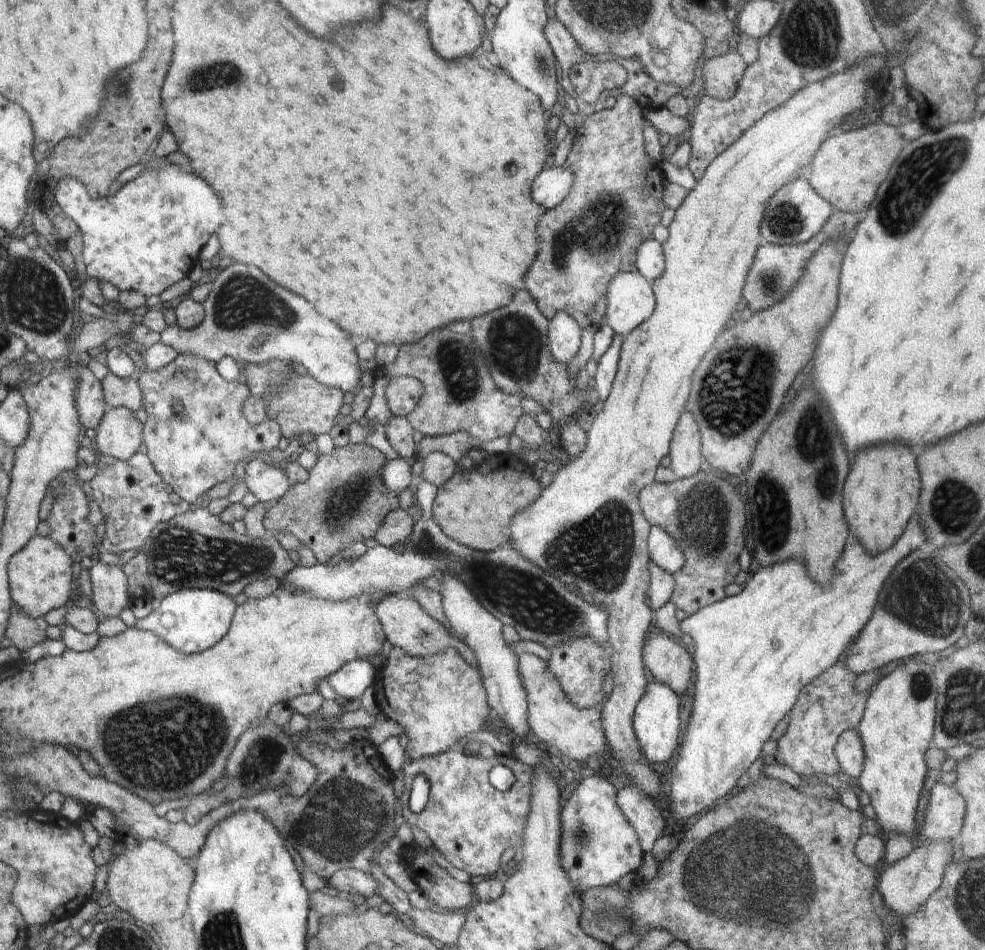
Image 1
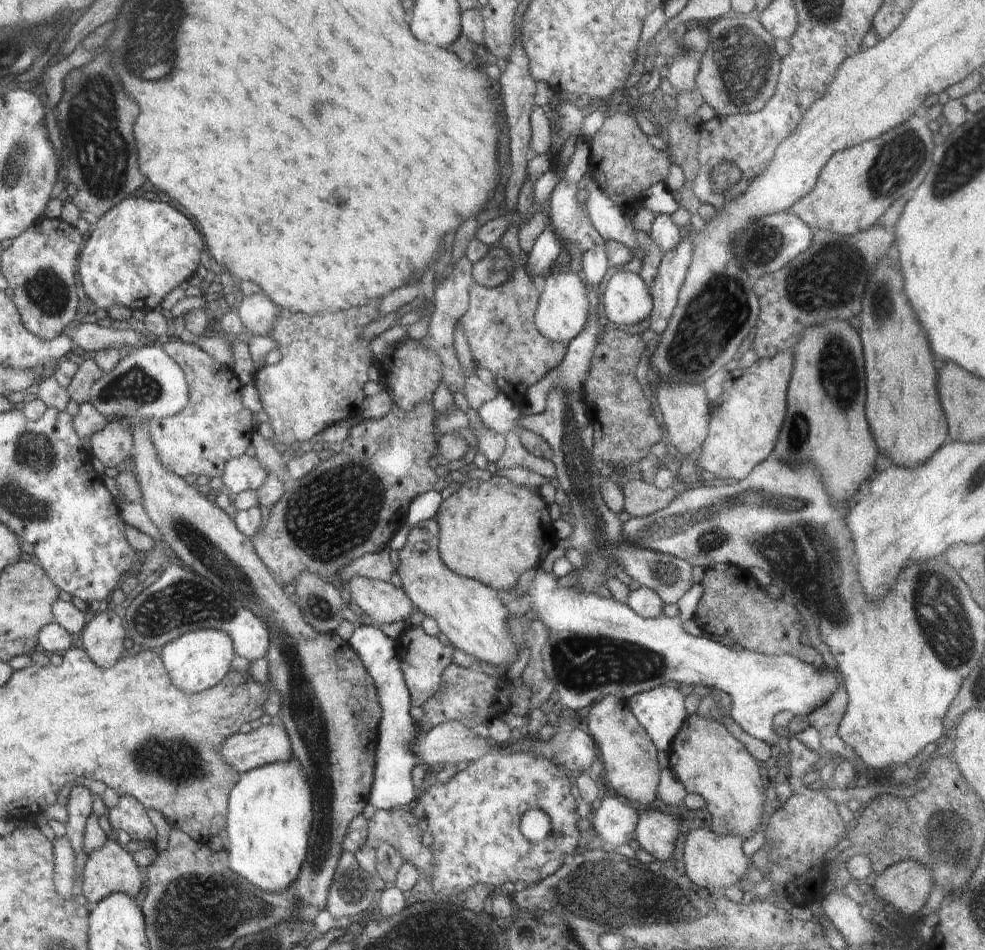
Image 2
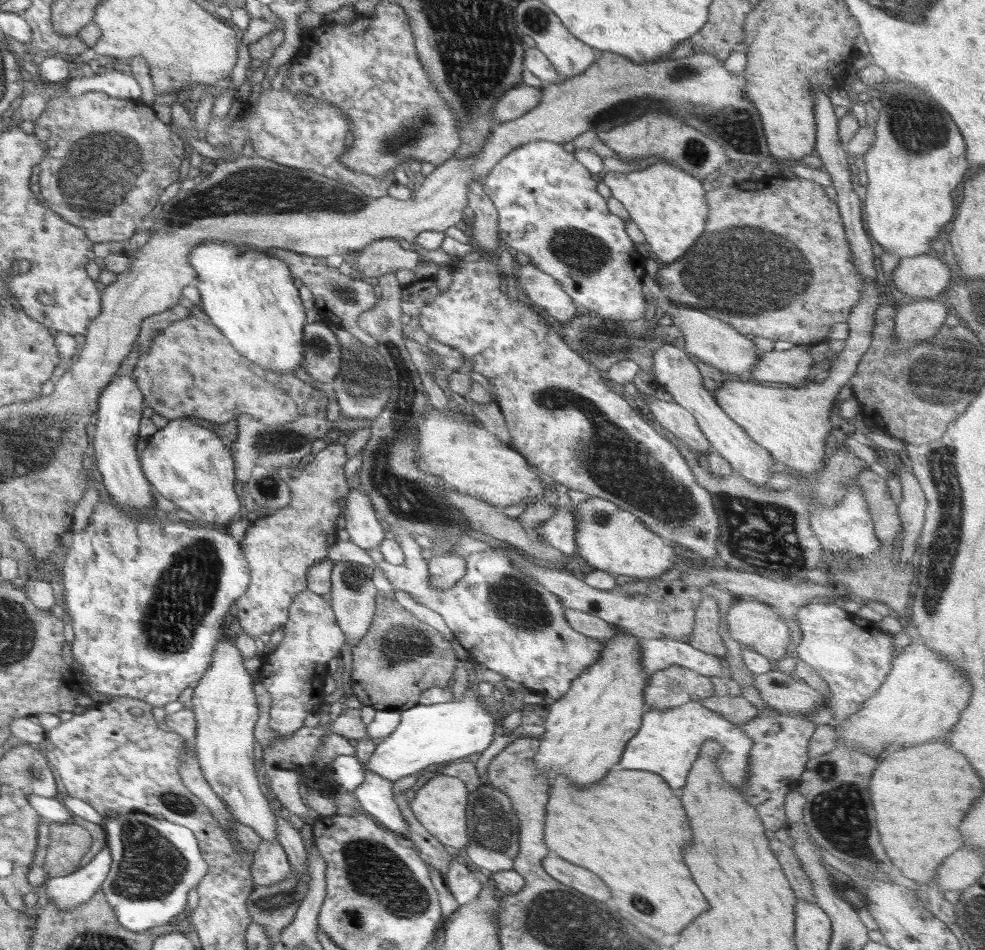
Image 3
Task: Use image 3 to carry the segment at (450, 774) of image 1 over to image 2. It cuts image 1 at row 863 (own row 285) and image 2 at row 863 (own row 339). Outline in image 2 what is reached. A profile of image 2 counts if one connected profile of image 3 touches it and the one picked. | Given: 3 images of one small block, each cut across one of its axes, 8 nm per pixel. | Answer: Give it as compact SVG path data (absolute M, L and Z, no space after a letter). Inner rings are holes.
M527 751L518 753L492 753L468 763L460 772L456 772L446 784L438 784L431 776L430 780L418 791L415 805L422 806L432 835L431 854L435 863L427 880L439 895L440 899L461 900L467 889L475 885L487 885L494 892L502 891L507 882L518 881L536 884L551 876L571 857L578 846L580 831L576 822L580 818L576 811L575 798L571 795L574 779L563 768L547 760L543 755L535 755ZM540 808L550 816L554 824L552 834L540 844L530 842L522 836L520 816L524 812Z

